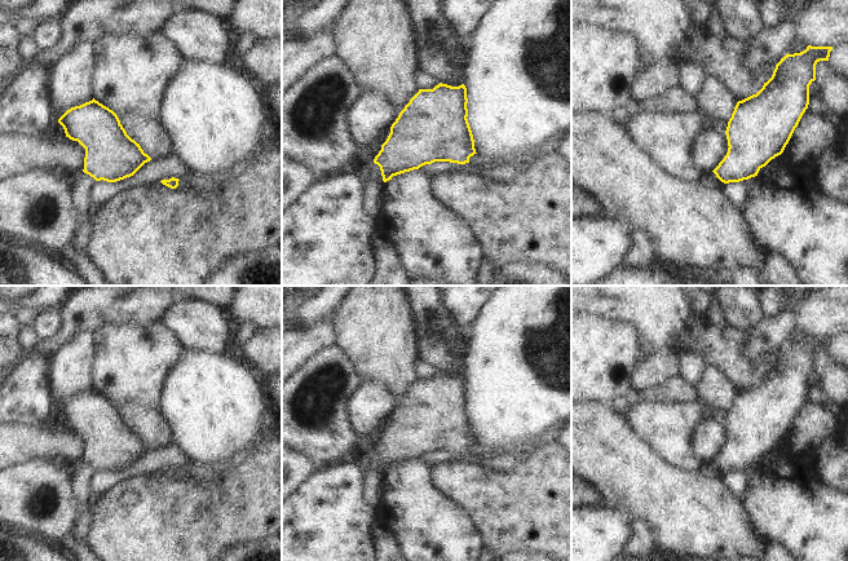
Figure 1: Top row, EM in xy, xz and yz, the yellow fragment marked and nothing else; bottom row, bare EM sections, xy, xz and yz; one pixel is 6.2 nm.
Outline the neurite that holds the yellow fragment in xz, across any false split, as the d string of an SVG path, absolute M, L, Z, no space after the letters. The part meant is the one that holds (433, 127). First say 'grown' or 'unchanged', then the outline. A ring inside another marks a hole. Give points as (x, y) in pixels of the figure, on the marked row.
unchanged; M440 83L433 89L419 89L392 124L387 141L374 159L380 167L383 181L434 162L469 163L469 158L477 153L467 119L467 103L464 84L451 87Z

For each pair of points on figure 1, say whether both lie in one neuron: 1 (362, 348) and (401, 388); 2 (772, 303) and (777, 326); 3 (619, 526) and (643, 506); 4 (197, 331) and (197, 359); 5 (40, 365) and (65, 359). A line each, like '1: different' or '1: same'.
1: same
2: different
3: different
4: different
5: different

